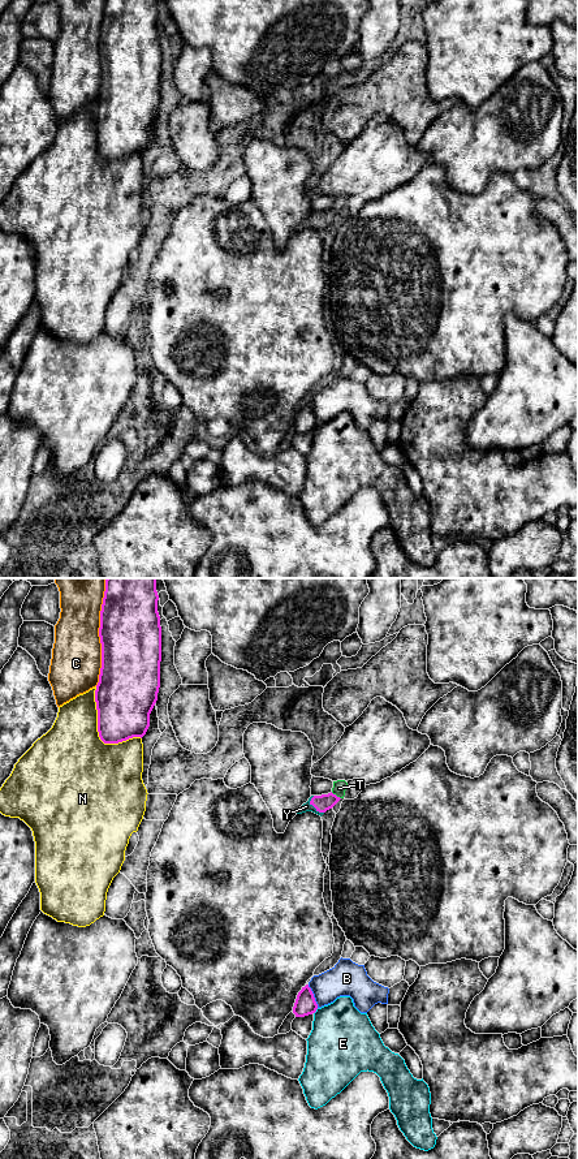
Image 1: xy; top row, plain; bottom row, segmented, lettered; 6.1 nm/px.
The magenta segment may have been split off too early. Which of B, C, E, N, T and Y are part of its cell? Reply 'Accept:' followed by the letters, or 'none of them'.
Accept: Y

